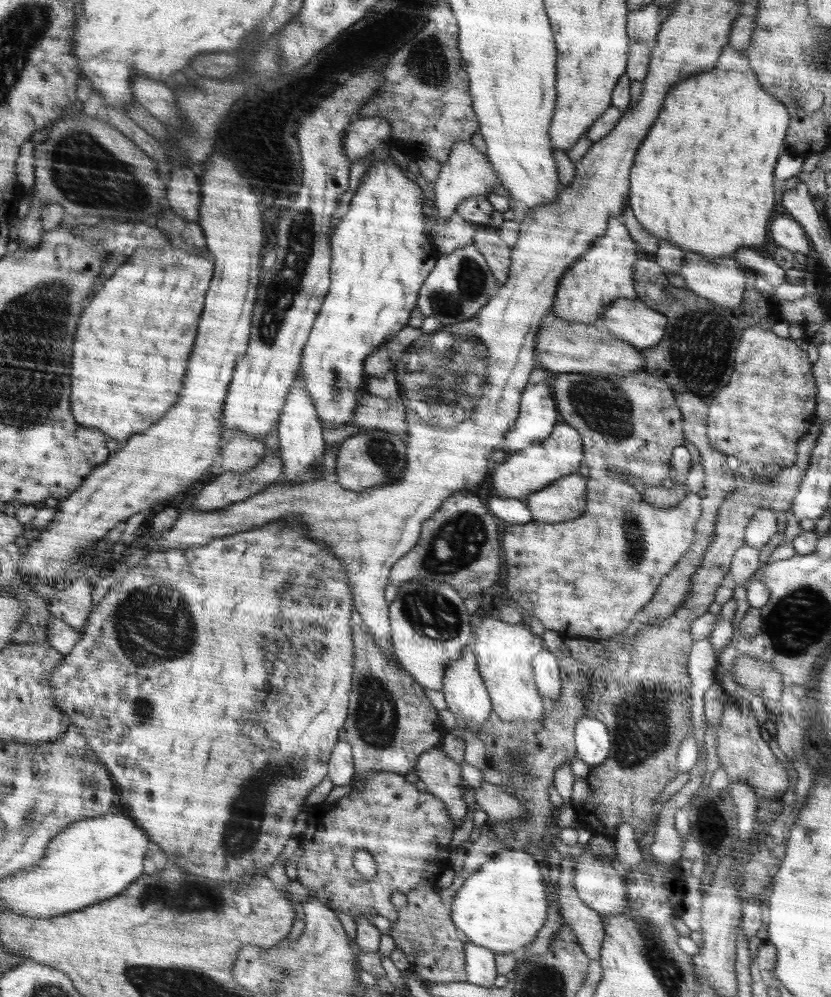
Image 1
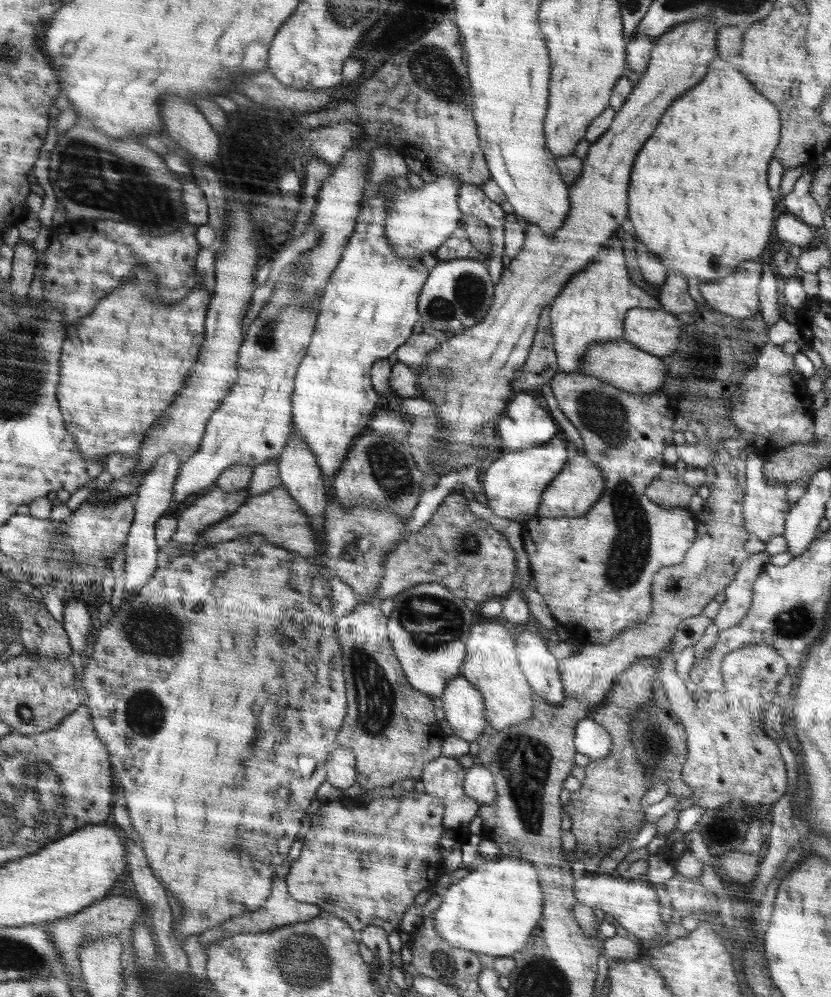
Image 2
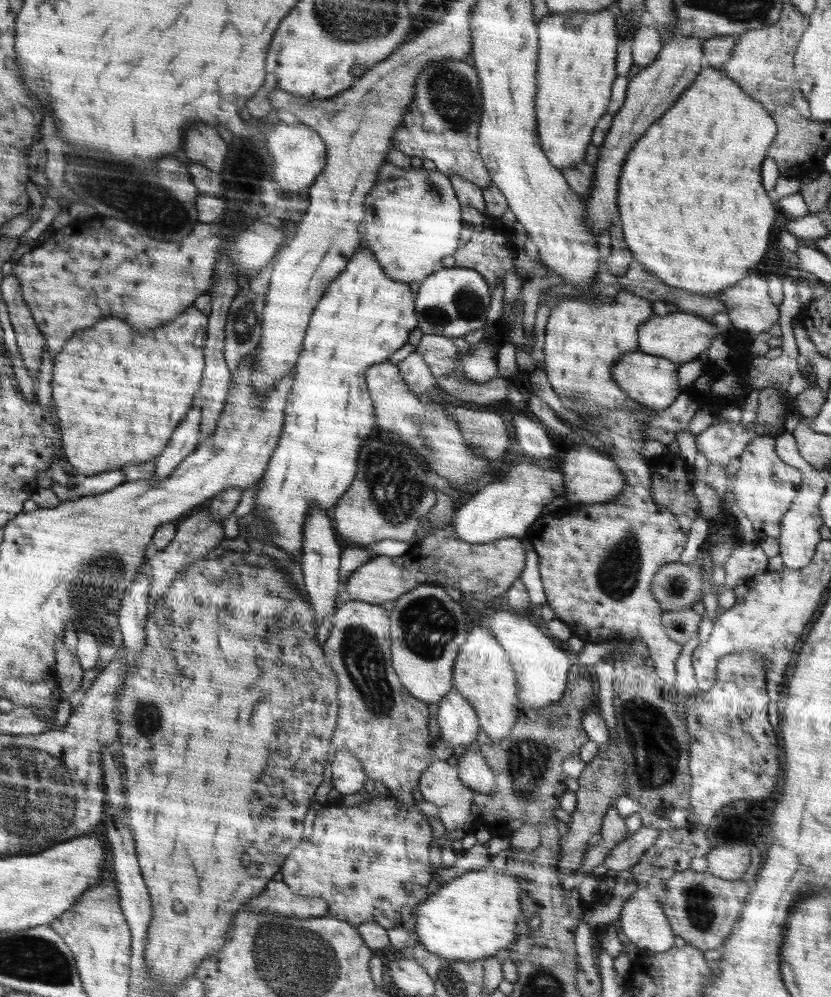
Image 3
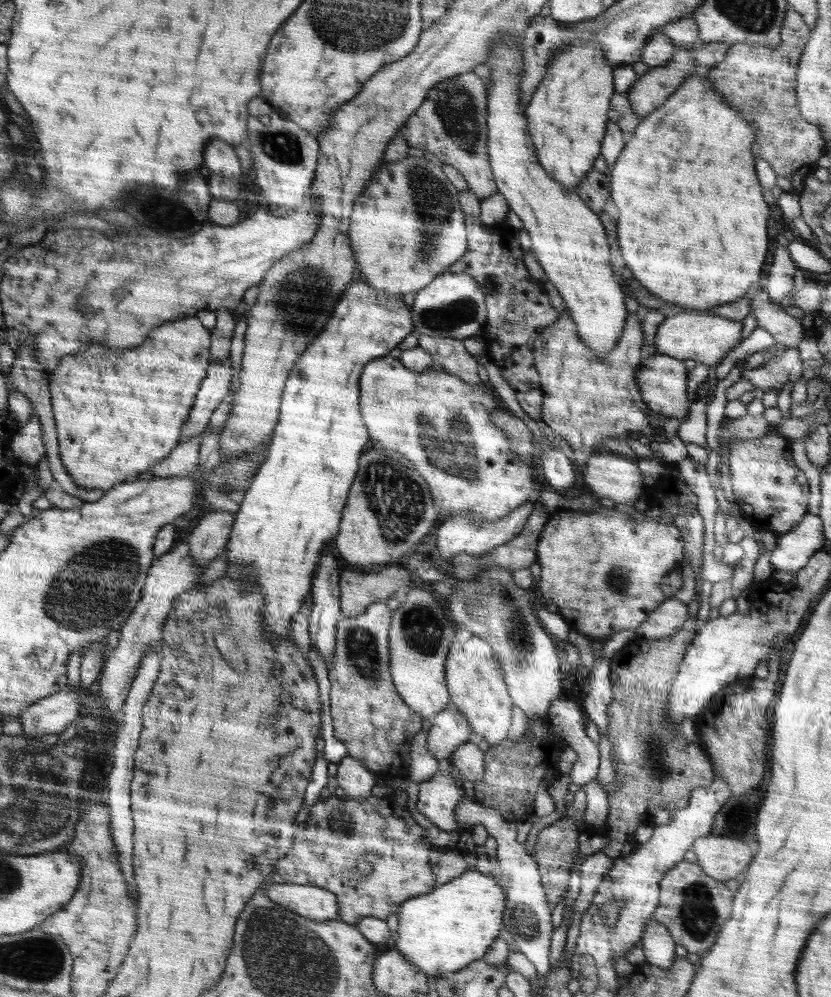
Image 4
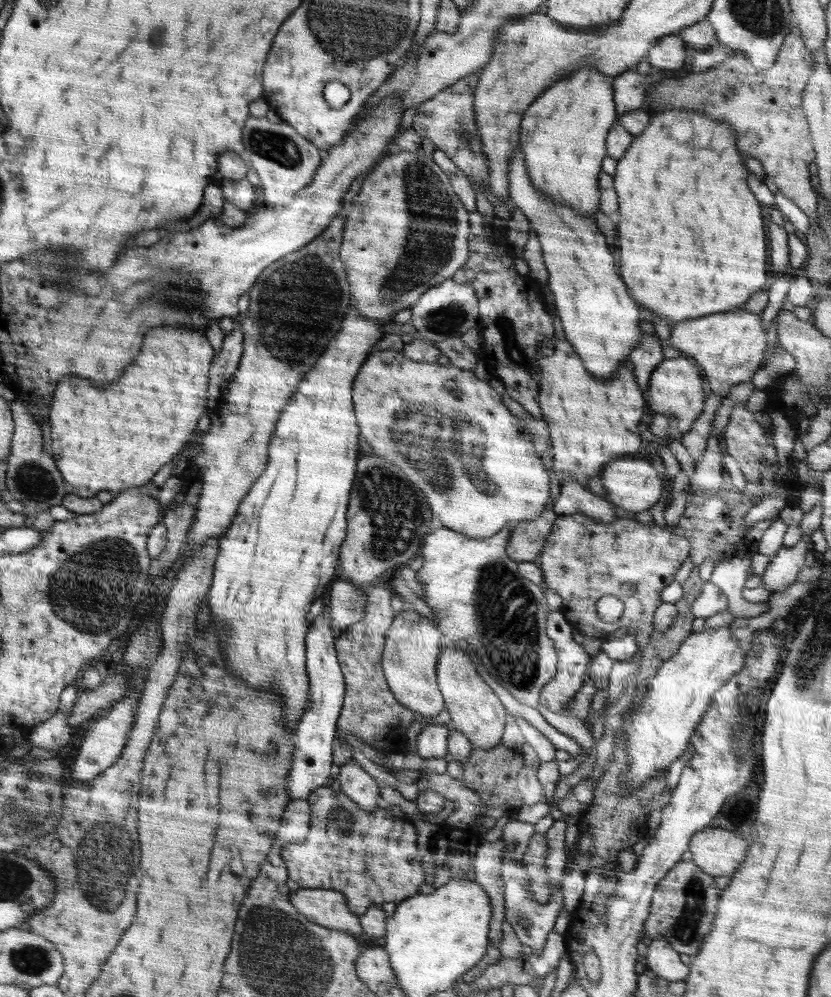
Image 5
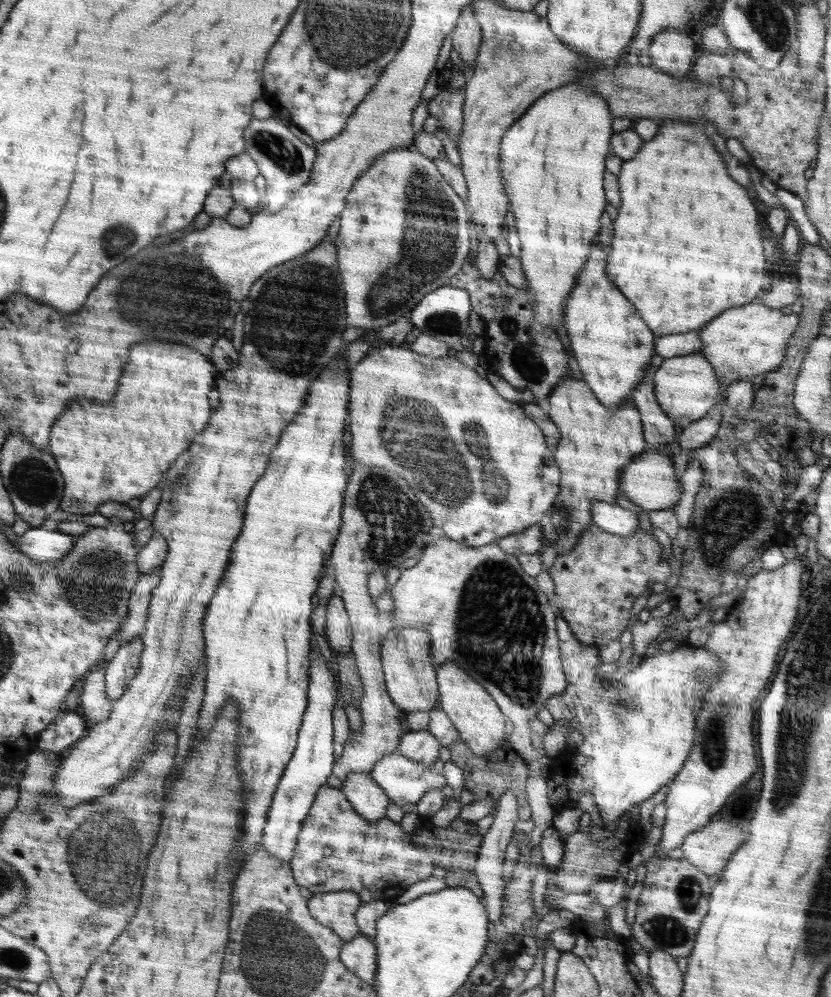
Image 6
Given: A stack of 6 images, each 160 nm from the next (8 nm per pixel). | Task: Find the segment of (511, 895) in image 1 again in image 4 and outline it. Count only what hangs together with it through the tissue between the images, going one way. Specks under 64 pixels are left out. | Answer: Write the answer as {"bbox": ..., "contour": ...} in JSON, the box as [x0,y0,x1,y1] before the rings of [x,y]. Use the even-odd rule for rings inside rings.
{"bbox":[390,869,506,980],"contour":[[[474,869],[467,870],[451,882],[435,887],[429,894],[405,900],[400,907],[397,914],[399,918],[397,934],[390,945],[428,979],[434,980],[436,975],[454,974],[467,964],[481,959],[496,938],[503,934],[506,895],[493,877],[484,875]]]}

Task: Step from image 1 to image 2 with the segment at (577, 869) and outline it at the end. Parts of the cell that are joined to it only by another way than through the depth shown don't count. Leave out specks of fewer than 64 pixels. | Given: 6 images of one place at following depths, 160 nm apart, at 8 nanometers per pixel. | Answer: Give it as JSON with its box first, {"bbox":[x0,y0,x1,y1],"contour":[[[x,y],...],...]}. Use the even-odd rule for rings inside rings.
{"bbox":[574,872,689,944],"contour":[[[587,872],[582,878],[575,880],[574,897],[578,904],[590,908],[600,908],[604,914],[610,914],[628,933],[641,939],[664,939],[667,944],[672,939],[683,939],[689,935],[689,931],[682,927],[681,923],[662,923],[660,919],[661,908],[657,899],[655,887],[646,880],[626,878],[624,875],[609,873]]]}

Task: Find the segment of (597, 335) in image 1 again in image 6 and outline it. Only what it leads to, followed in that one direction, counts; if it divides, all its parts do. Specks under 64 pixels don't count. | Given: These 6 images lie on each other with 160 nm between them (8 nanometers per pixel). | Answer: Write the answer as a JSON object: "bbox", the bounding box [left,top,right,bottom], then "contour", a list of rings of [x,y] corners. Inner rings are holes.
{"bbox":[654,353,726,429],"contour":[[[692,353],[663,359],[654,373],[655,396],[662,413],[674,424],[684,429],[695,420],[700,420],[712,408],[722,410],[726,404],[726,388],[719,384],[712,365],[703,354]]]}

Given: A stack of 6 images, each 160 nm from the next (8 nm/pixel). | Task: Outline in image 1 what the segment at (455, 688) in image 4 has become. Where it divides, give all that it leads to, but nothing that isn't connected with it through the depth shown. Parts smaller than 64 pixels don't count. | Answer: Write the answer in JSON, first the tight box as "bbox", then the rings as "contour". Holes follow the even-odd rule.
{"bbox":[473,618,546,722],"contour":[[[482,618],[473,641],[475,663],[497,716],[506,722],[542,719],[544,698],[537,689],[532,666],[532,659],[546,648],[542,636],[532,633],[525,623],[513,625],[494,618]]]}

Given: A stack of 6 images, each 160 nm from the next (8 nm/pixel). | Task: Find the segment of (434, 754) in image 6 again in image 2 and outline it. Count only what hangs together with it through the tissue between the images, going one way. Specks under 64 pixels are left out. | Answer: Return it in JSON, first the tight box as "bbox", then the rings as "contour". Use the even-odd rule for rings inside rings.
{"bbox":[441,675,488,743],"contour":[[[459,675],[447,682],[441,700],[445,719],[454,730],[454,735],[468,743],[476,741],[488,724],[481,692]]]}

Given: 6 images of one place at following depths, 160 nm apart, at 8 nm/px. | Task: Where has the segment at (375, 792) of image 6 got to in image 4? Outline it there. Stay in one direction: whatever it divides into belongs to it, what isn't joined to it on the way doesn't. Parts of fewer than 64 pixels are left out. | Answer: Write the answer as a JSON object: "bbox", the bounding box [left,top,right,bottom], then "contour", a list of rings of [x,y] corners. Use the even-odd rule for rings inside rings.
{"bbox":[335,754,376,799],"contour":[[[348,754],[337,765],[338,773],[335,778],[338,787],[346,792],[347,798],[361,799],[371,795],[372,788],[376,785],[375,776],[358,759]]]}

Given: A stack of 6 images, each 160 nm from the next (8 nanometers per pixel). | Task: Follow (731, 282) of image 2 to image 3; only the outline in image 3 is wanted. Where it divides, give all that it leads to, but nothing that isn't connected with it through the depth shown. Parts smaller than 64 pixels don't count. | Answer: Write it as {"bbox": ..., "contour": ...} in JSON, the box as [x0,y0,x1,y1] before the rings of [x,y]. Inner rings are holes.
{"bbox":[714,271,780,336],"contour":[[[756,271],[752,272],[744,280],[734,284],[732,288],[728,288],[728,292],[720,292],[720,296],[714,297],[720,298],[722,303],[726,303],[724,307],[728,311],[728,316],[732,325],[734,325],[735,331],[754,336],[770,330],[775,324],[779,324],[780,308],[774,305],[770,299],[766,278]]]}

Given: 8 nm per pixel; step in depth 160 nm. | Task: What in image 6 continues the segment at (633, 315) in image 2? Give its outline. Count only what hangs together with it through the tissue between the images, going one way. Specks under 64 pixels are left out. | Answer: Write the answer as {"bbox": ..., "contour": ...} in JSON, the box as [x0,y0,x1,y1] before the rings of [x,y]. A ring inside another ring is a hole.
{"bbox":[677,300,800,453],"contour":[[[760,300],[750,302],[737,308],[732,308],[722,314],[715,316],[710,324],[698,331],[698,337],[702,339],[702,348],[700,354],[706,357],[706,360],[712,365],[716,378],[723,388],[727,388],[736,381],[744,378],[751,379],[753,376],[775,371],[785,361],[785,354],[788,348],[788,342],[792,340],[794,332],[798,330],[800,317],[793,312],[790,315],[784,315],[780,309],[764,307]],[[712,408],[707,415],[684,428],[680,436],[677,437],[681,450],[690,453],[692,450],[708,444],[718,432],[722,418],[721,413],[720,408]]]}

